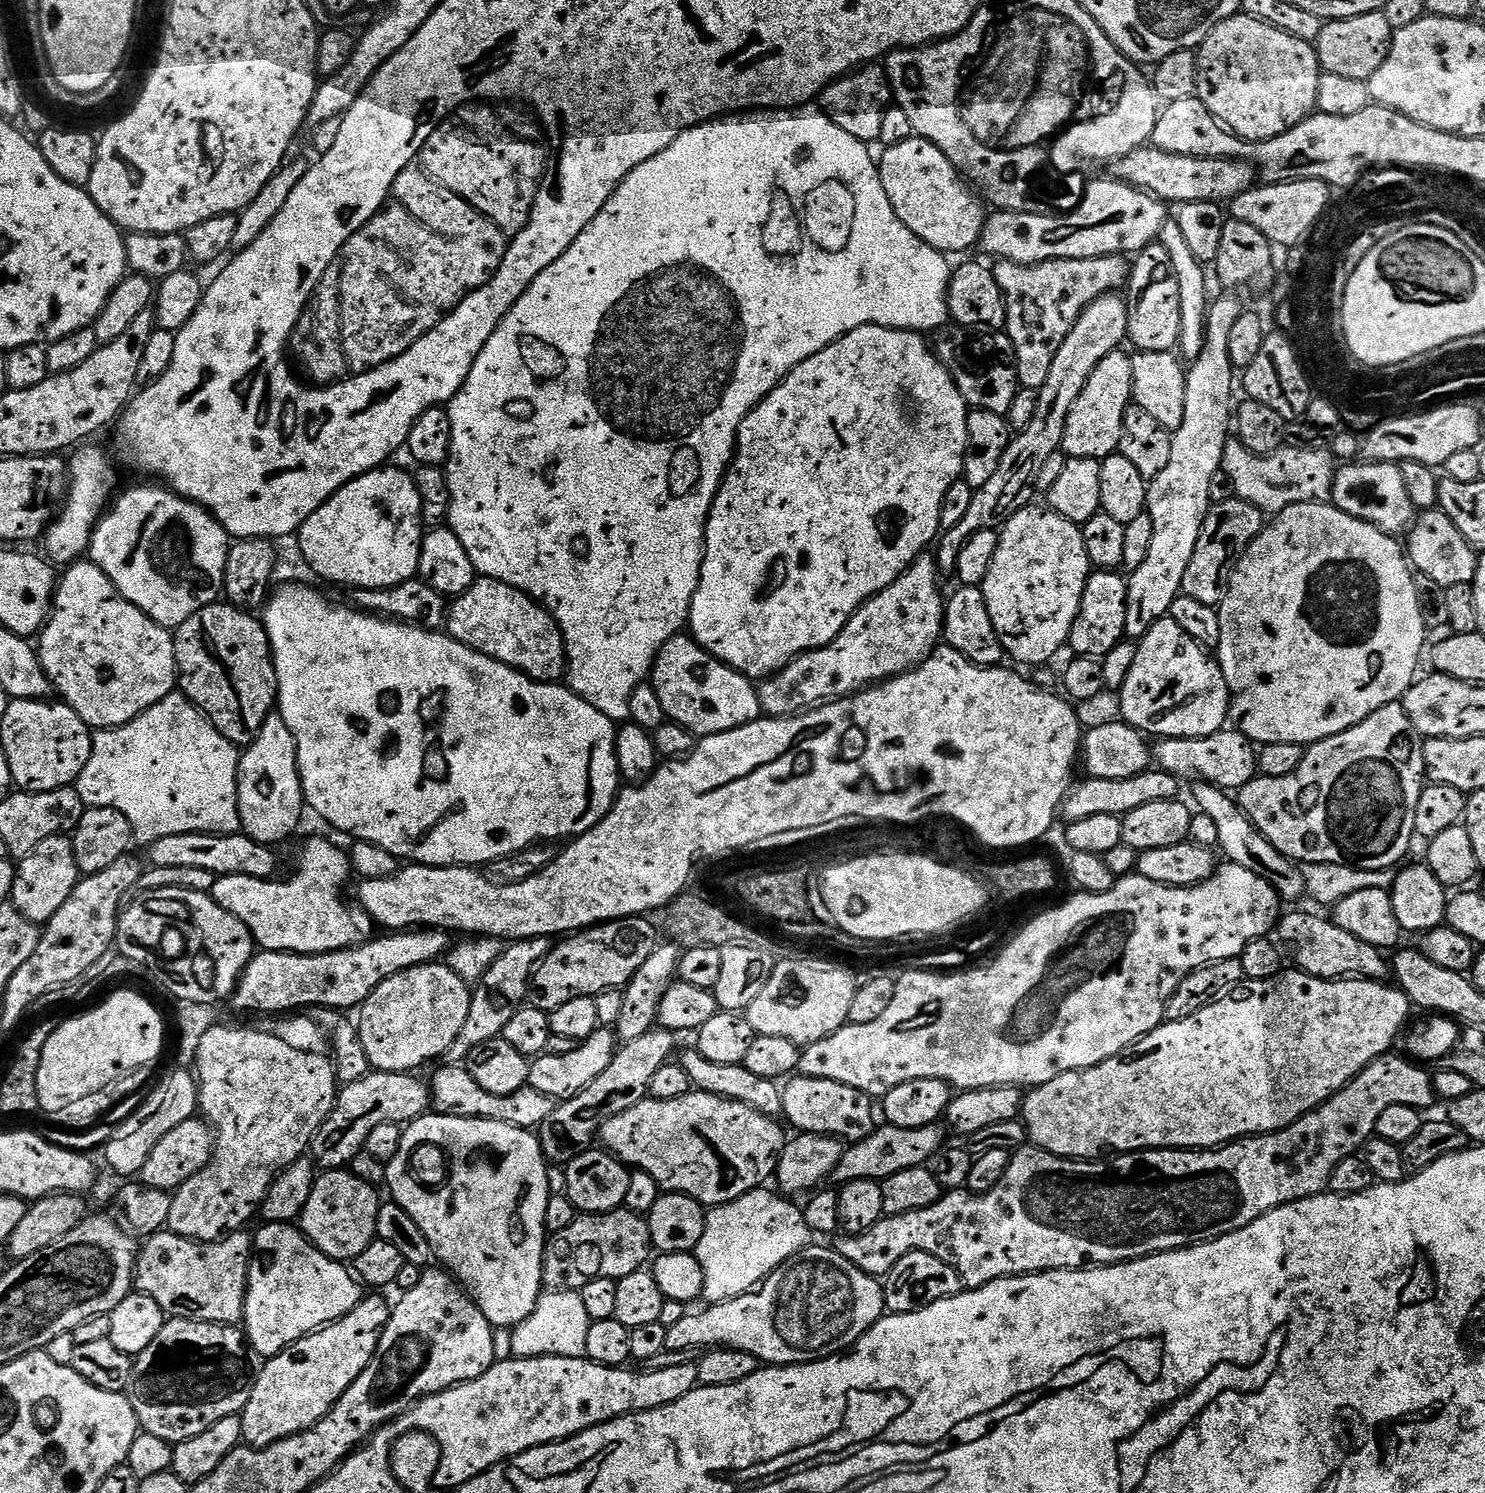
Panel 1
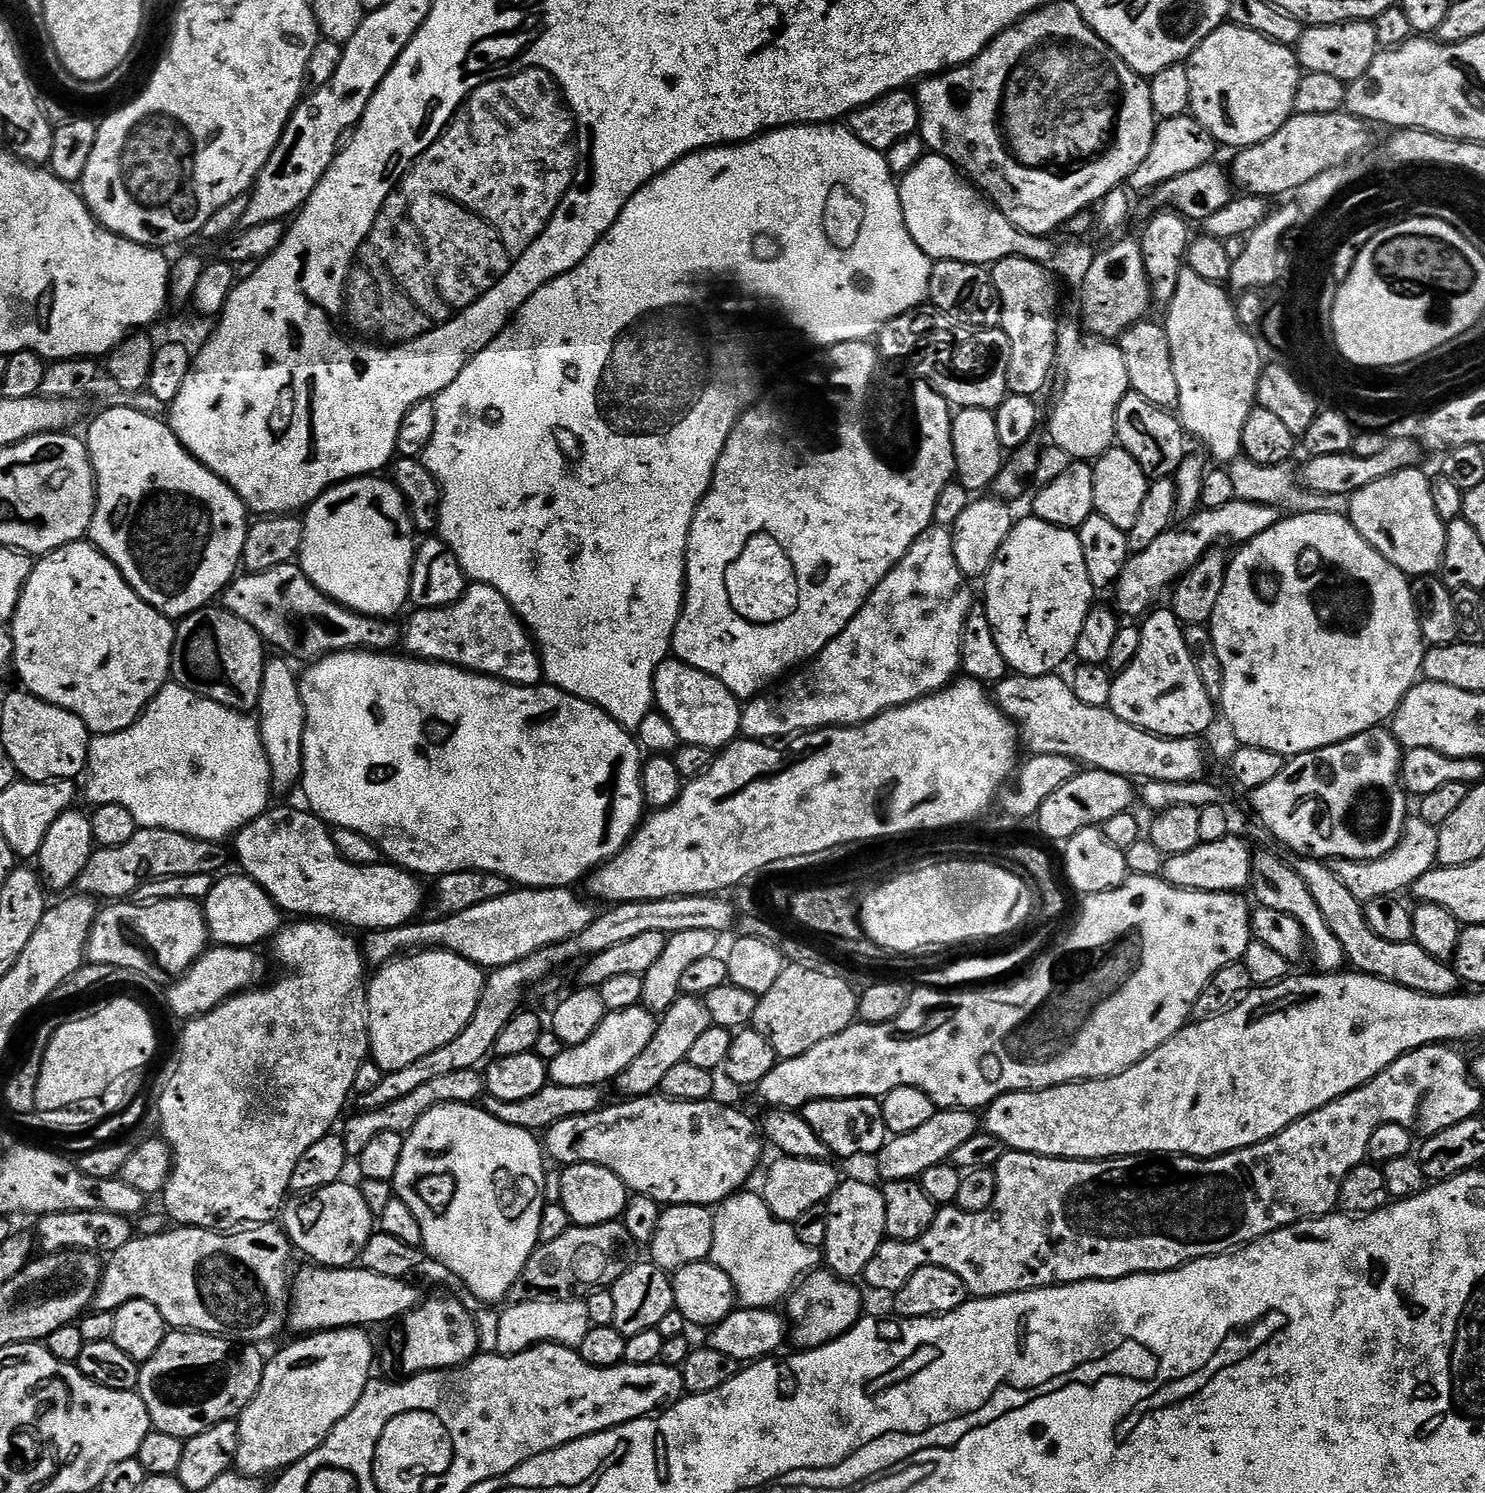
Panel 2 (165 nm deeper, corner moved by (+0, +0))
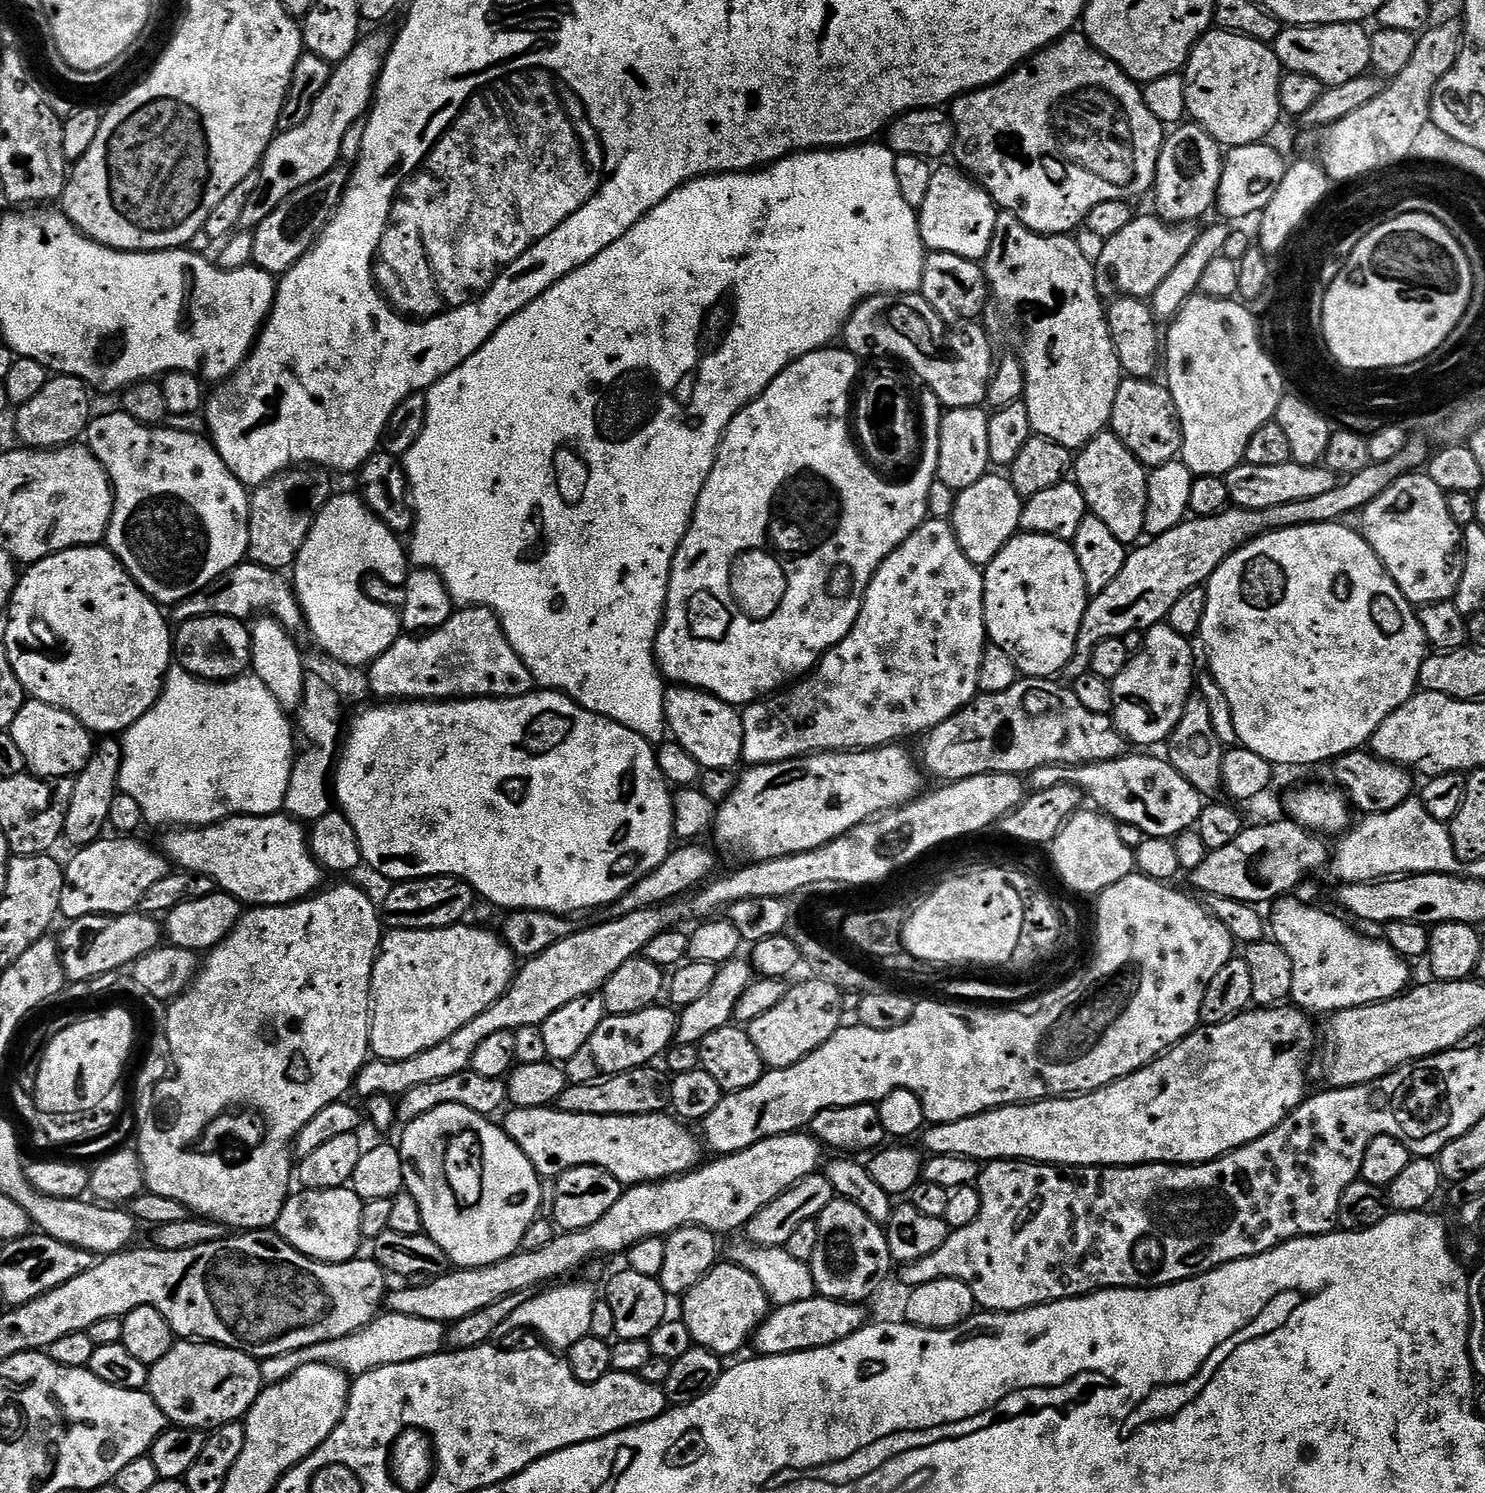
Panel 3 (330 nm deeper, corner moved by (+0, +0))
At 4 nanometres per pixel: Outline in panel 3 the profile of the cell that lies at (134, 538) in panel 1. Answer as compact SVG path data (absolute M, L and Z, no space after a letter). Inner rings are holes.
M123 410L115 411L108 412L105 416L97 415L89 423L86 433L86 446L98 458L98 462L102 462L102 466L108 471L109 480L112 481L114 499L112 502L112 517L108 523L106 547L120 559L124 569L130 573L134 582L146 595L151 596L161 606L175 606L186 598L198 594L198 590L210 586L219 576L227 574L230 569L245 563L248 543L250 542L250 530L248 529L250 492L226 466L226 462L222 462L222 458L216 453L216 448L212 445L211 439L205 438L203 435L201 435L202 437L195 436L192 432L179 432L176 428L168 428L169 426L140 424L134 418L126 415Z

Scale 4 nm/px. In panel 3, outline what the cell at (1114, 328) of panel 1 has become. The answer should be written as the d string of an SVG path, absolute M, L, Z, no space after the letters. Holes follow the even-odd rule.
M1155 214L1149 216L1133 215L1130 226L1125 226L1118 234L1103 241L1104 249L1100 257L1095 257L1096 288L1101 297L1119 298L1122 296L1139 296L1150 298L1154 290L1182 262L1186 250L1194 246L1198 235L1195 223L1167 224Z

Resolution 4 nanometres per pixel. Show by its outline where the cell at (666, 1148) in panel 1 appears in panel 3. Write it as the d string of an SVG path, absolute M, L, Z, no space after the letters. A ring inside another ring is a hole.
M549 1106L512 1108L505 1111L503 1116L505 1134L519 1146L526 1158L530 1158L534 1170L542 1178L555 1178L571 1168L590 1166L606 1170L621 1186L631 1186L684 1176L702 1164L701 1137L697 1133L695 1136L687 1123L667 1111L629 1116L595 1116L570 1114Z

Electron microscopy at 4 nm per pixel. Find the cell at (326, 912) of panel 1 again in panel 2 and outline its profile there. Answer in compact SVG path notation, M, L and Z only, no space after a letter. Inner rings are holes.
M229 874L221 875L219 879L213 883L210 894L202 901L204 920L208 923L209 937L211 937L217 945L225 944L231 948L255 949L257 946L260 946L256 944L262 943L263 940L265 940L265 942L271 941L276 933L281 931L282 923L280 924L280 919L282 919L282 913L280 907L270 899L266 894L266 890L262 890L250 877L243 874L235 874L236 876L228 875Z

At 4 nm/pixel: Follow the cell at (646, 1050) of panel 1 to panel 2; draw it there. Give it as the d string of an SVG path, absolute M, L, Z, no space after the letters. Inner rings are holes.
M681 995L668 1007L667 1012L659 1017L654 1038L650 1038L650 1046L646 1046L646 1050L642 1050L642 1054L638 1054L634 1062L630 1062L625 1072L616 1077L614 1087L621 1092L621 1097L653 1095L659 1089L662 1078L666 1078L666 1073L674 1066L678 1066L678 1062L688 1059L694 1041L702 1034L706 1034L706 1030L710 1027L713 1027L713 1022L703 999Z

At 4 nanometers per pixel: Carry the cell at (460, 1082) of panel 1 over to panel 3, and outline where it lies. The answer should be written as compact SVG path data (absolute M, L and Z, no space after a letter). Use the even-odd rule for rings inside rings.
M656 1066L635 1068L617 1076L609 1076L595 1084L569 1084L558 1101L559 1111L570 1114L594 1114L595 1116L629 1116L630 1114L654 1114L669 1107L669 1077Z

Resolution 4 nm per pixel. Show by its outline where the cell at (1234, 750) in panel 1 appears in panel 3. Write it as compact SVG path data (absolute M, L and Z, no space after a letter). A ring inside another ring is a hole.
M1020 678L1014 686L1010 686L1010 690L1002 690L998 694L990 694L989 692L977 695L975 700L971 700L965 708L958 710L958 714L954 714L950 718L946 718L946 722L942 722L931 732L923 737L924 745L920 748L920 756L918 752L918 760L922 765L923 771L929 777L937 776L940 782L955 782L957 780L965 780L966 778L974 778L978 774L990 774L991 772L1014 772L1017 774L1030 774L1039 768L1046 766L1061 765L1066 768L1074 768L1078 764L1097 764L1098 762L1110 762L1114 758L1125 755L1129 751L1130 745L1124 739L1116 728L1116 723L1112 721L1111 715L1103 716L1102 714L1094 714L1090 710L1086 710L1086 706L1082 706L1082 702L1078 702L1078 694L1074 694L1071 687L1064 688L1052 678Z

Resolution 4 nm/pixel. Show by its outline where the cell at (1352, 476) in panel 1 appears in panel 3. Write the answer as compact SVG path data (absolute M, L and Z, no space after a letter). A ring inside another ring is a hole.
M1409 474L1399 476L1393 484L1374 502L1370 502L1362 510L1364 518L1363 537L1374 550L1374 554L1390 574L1406 599L1413 606L1423 606L1442 602L1455 597L1458 582L1462 582L1463 563L1457 562L1462 548L1462 530L1450 518L1450 510L1446 506L1446 494L1426 474Z

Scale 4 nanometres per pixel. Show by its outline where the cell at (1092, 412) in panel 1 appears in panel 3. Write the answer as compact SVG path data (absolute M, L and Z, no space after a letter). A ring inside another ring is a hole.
M1001 211L994 222L994 234L990 242L988 255L982 261L984 277L990 285L990 296L996 300L996 308L1000 311L1000 316L1004 319L1004 324L1008 327L1008 340L1013 344L1015 355L1018 357L1021 366L1024 368L1024 405L1026 410L1030 410L1030 426L1033 433L1038 436L1045 436L1069 450L1079 450L1086 447L1094 437L1099 436L1112 423L1112 411L1114 410L1114 394L1118 394L1118 386L1122 379L1118 354L1114 350L1114 342L1110 338L1108 329L1108 318L1106 315L1106 304L1102 299L1100 291L1096 288L1096 269L1091 259L1084 257L1084 252L1080 249L1080 244L1068 234L1059 236L1045 236L1029 230L1014 214Z

